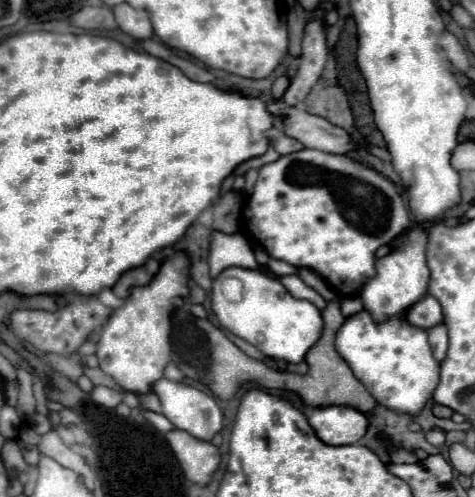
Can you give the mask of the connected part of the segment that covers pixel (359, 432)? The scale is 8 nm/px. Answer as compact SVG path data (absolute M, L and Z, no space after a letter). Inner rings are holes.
M321 407L309 415L315 435L327 445L355 445L367 429L367 417L351 407Z

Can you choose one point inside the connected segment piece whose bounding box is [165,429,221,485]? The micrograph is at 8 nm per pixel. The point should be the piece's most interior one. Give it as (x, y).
(200, 459)

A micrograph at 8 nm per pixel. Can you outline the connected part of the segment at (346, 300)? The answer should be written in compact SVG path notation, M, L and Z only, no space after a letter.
M359 295L343 297L343 299L341 299L341 305L339 305L339 309L341 309L341 313L343 313L345 317L351 317L351 315L363 311L363 307L365 307L365 305L363 305L363 301L361 301Z

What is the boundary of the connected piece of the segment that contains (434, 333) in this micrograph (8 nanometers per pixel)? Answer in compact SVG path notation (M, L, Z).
M439 323L431 329L427 329L427 335L429 335L429 345L433 349L433 357L437 361L441 361L447 351L447 327L443 323Z

